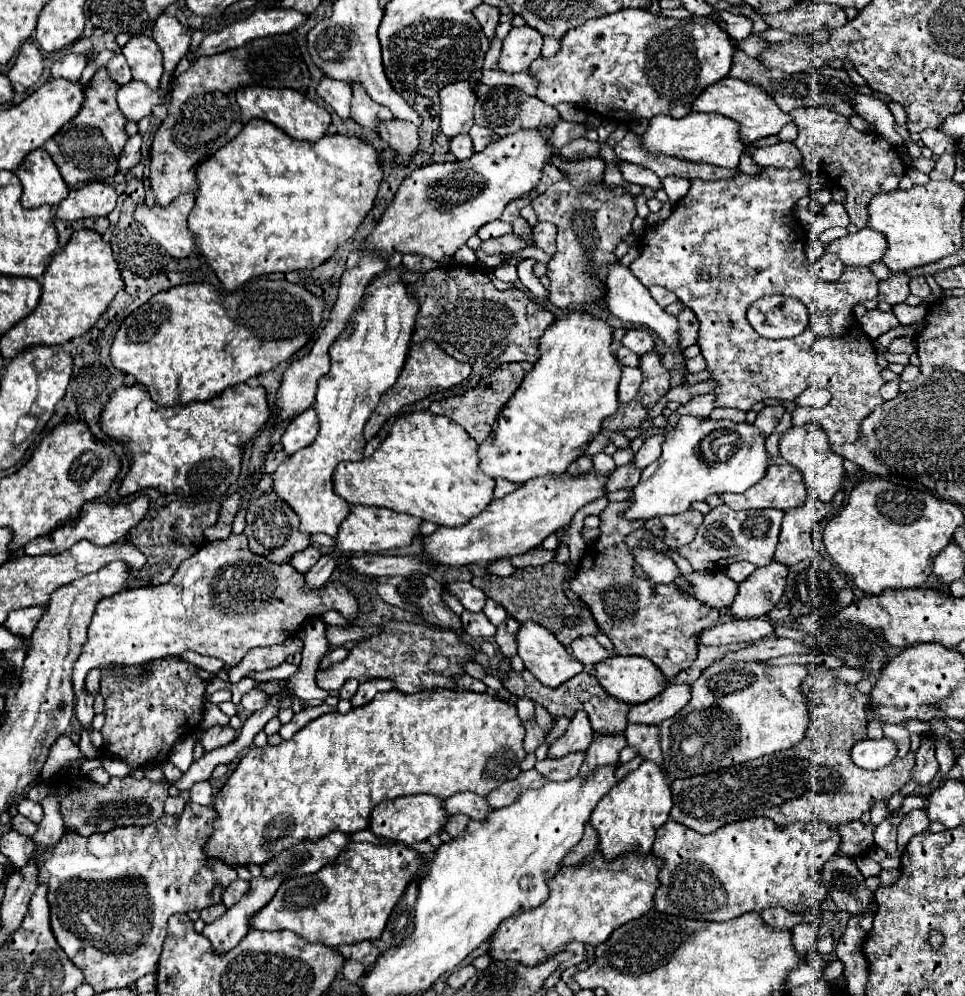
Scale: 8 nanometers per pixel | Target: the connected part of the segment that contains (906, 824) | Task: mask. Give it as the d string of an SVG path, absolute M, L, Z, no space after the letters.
M911 810L899 824L899 850L903 852L909 838L925 832L929 828L929 818L925 816L925 810Z

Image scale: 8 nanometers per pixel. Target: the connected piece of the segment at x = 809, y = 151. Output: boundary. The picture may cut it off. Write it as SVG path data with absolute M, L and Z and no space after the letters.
M819 106L819 108L797 108L789 116L793 118L793 122L797 124L797 130L799 130L799 136L793 144L799 148L799 152L805 158L803 160L805 172L809 172L813 176L827 176L827 178L835 180L847 192L843 206L845 206L851 222L857 228L865 228L867 226L867 204L869 204L869 200L879 192L897 190L899 180L905 174L905 164L903 164L901 156L897 154L897 150L883 136L877 136L873 132L859 132L849 124L849 120L845 116L841 116L829 108L823 108L823 106Z

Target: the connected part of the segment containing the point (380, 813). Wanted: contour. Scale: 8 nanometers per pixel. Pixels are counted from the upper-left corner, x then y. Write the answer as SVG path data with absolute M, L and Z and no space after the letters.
M413 794L413 796L401 796L397 800L387 800L385 804L379 804L373 810L373 820L369 820L369 830L377 838L403 842L411 846L413 842L427 840L431 834L439 834L445 820L447 820L447 814L443 812L441 798L431 794Z

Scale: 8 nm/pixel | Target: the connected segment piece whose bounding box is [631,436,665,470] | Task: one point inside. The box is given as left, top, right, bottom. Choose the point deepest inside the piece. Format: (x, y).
(649, 451)

